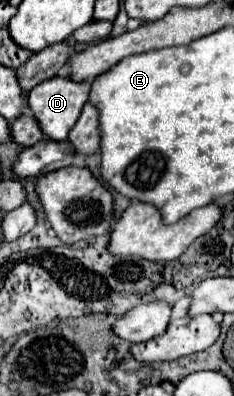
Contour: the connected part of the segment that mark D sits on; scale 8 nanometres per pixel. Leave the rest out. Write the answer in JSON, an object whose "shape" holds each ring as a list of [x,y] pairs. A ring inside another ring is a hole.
{"shape":[[[55,76],[47,82],[37,84],[29,92],[29,108],[33,110],[35,118],[39,120],[41,130],[51,138],[51,140],[67,140],[67,132],[75,126],[83,104],[87,102],[87,96],[91,92],[91,82],[75,82],[69,76]]]}

